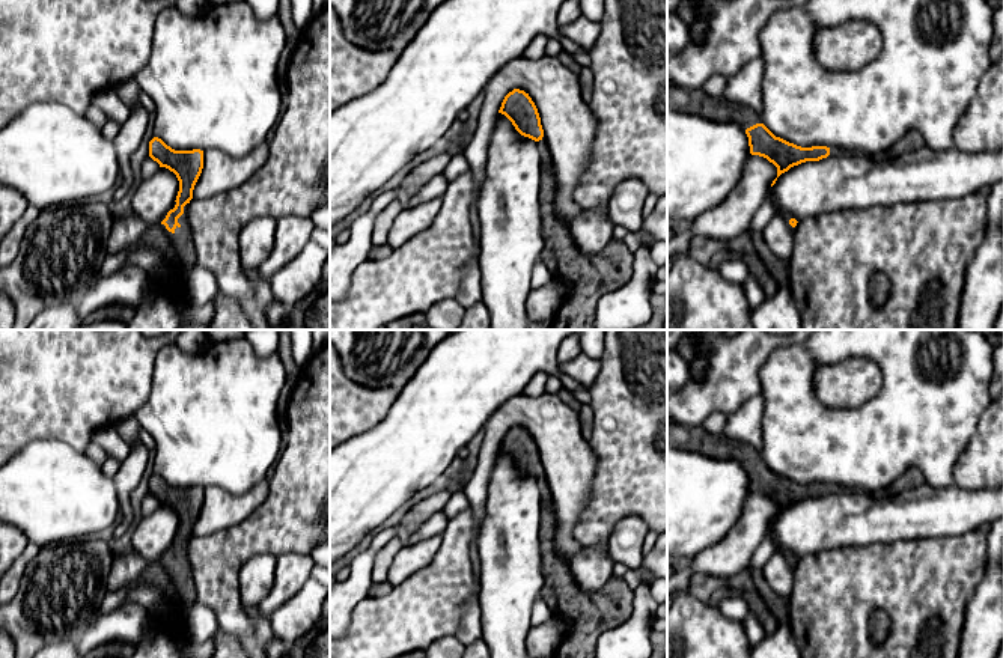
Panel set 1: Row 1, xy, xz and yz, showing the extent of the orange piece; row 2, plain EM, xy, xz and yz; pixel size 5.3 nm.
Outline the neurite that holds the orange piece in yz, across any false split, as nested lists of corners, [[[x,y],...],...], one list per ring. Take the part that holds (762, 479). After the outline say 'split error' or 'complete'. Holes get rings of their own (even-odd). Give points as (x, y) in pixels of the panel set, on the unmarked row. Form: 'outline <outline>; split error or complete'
outline [[[667,423],[667,444],[709,458],[739,461],[748,474],[750,491],[773,500],[777,504],[777,515],[794,503],[819,498],[830,492],[827,483],[801,485],[776,474],[762,461],[756,447],[730,440],[724,434],[709,434],[703,426]]]; split error

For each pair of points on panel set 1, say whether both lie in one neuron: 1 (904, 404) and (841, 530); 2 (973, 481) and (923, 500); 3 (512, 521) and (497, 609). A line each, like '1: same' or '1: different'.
1: different
2: different
3: same

